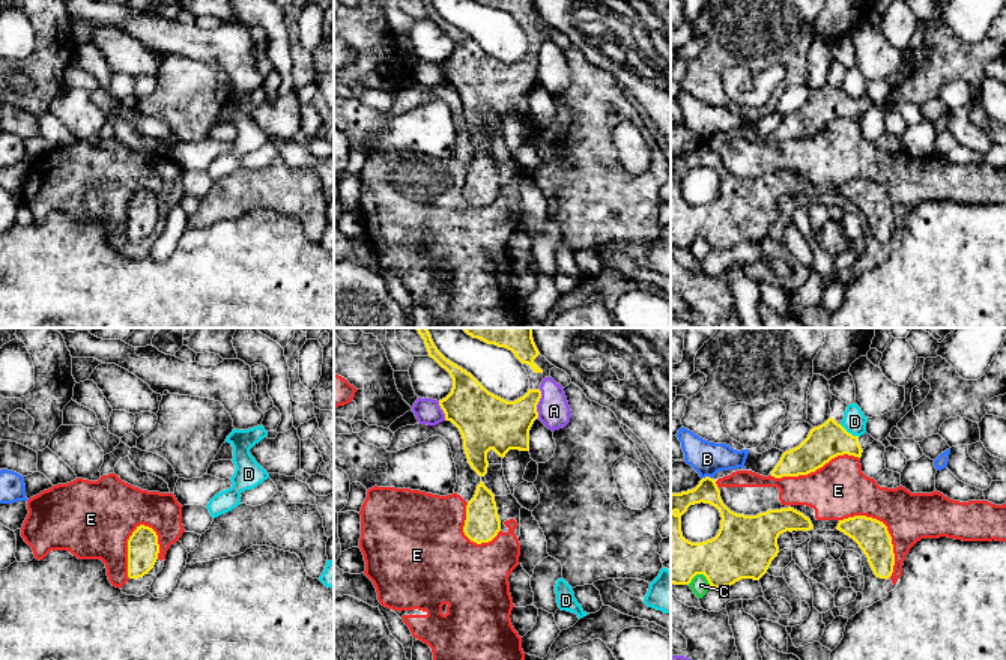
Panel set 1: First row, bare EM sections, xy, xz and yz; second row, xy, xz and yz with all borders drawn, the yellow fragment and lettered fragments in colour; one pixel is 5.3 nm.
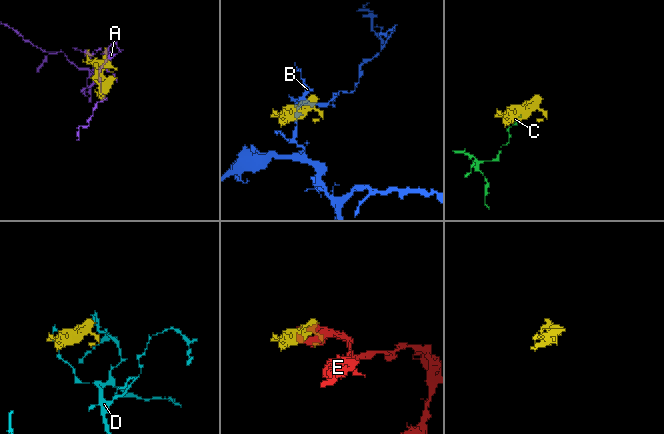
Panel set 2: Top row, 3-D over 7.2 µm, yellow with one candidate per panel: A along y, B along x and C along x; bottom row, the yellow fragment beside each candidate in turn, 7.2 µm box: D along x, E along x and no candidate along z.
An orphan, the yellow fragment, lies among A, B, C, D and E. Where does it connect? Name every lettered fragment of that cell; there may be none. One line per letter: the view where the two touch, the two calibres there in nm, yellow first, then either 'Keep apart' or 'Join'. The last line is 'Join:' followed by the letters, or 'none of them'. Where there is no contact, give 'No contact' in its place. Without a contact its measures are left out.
A: Touches yellow in xz. Thickness 280 nm (yellow) against 170 nm. Keep apart
B: Touches yellow in yz. Thickness 120 nm (yellow) against 180 nm. Keep apart
C: Touches yellow in yz. Thickness 300 nm (yellow) against 100 nm. Keep apart
D: Touches yellow in yz. Thickness 190 nm (yellow) against 130 nm. Keep apart
E: Touches yellow in yz. Thickness 180 nm (yellow) against 260 nm. Keep apart
Join: none of them

